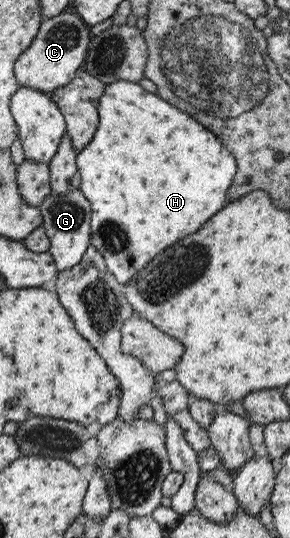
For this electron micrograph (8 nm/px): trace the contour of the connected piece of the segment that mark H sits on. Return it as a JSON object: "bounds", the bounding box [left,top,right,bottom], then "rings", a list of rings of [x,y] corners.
{"bounds":[75,80,236,287],"rings":[[[115,80],[110,84],[105,85],[102,95],[98,99],[97,114],[99,123],[90,139],[80,152],[75,153],[75,164],[79,174],[79,188],[82,196],[88,200],[90,204],[90,242],[94,248],[100,253],[104,260],[106,271],[115,279],[118,286],[125,287],[129,283],[130,278],[145,268],[145,265],[158,254],[162,252],[166,246],[170,246],[172,242],[194,234],[212,214],[216,214],[226,202],[226,190],[230,188],[232,178],[235,173],[236,164],[234,164],[234,156],[230,156],[230,152],[226,152],[222,148],[222,144],[214,138],[214,134],[206,132],[206,128],[198,126],[198,122],[190,120],[190,116],[178,112],[174,106],[166,104],[164,100],[156,98],[154,94],[142,90],[138,83],[133,83],[126,80]]]}

